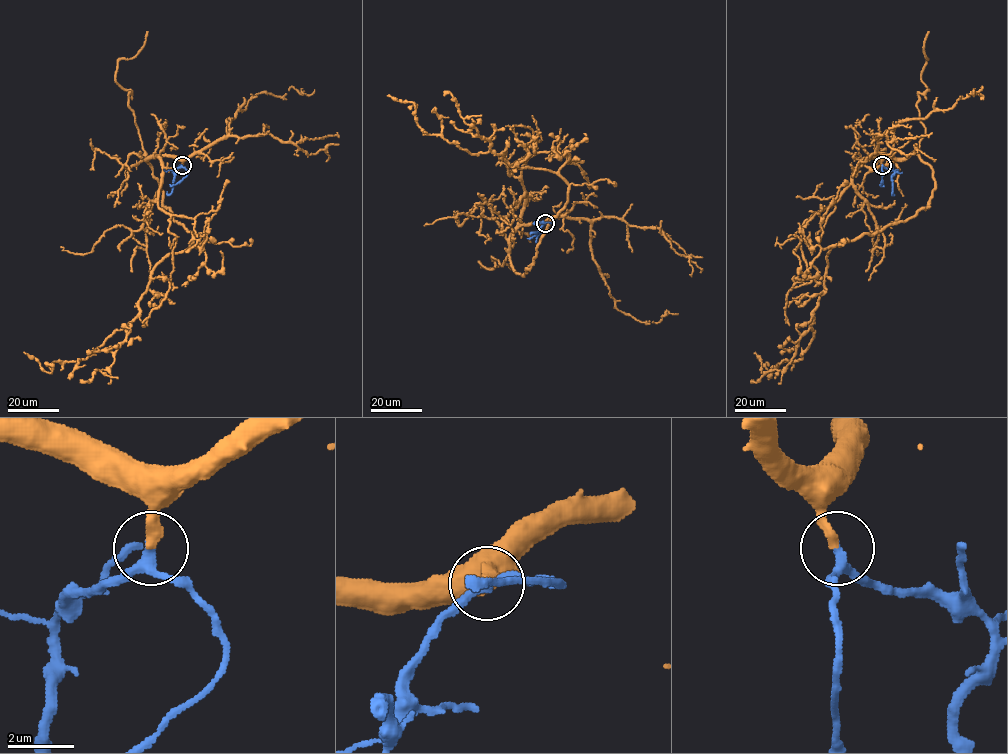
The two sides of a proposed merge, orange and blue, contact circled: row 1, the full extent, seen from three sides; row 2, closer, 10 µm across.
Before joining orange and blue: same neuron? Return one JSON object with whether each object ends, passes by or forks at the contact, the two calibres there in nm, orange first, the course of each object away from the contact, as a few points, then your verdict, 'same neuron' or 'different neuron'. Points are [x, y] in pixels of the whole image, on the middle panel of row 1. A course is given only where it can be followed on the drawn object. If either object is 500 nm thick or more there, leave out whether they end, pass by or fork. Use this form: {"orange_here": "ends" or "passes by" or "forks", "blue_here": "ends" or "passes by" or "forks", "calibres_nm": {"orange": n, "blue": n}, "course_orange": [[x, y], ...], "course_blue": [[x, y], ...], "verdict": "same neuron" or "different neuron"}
{"orange_here": "ends", "blue_here": "passes by", "calibres_nm": {"orange": 300, "blue": 280}, "course_orange": [[545, 222], [521, 225], [510, 239], [516, 273], [532, 263], [568, 185], [427, 134], [413, 103], [387, 96]], "course_blue": [[545, 222], [538, 235], [530, 233]], "verdict": "same neuron"}

